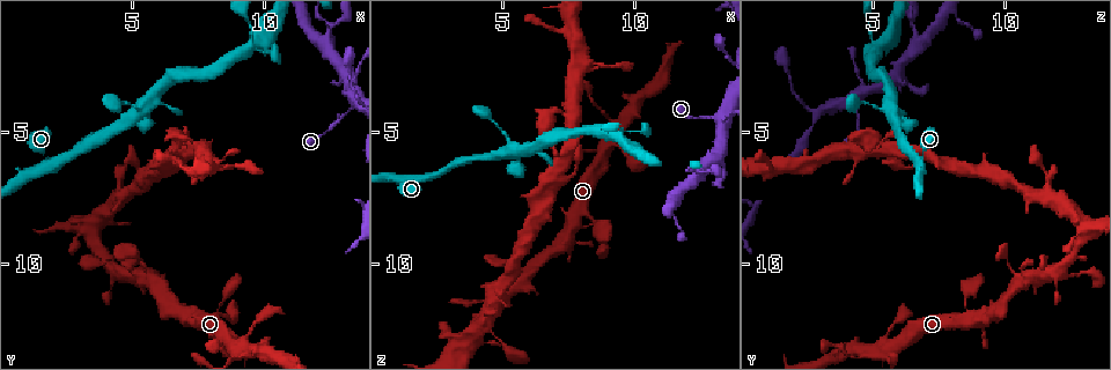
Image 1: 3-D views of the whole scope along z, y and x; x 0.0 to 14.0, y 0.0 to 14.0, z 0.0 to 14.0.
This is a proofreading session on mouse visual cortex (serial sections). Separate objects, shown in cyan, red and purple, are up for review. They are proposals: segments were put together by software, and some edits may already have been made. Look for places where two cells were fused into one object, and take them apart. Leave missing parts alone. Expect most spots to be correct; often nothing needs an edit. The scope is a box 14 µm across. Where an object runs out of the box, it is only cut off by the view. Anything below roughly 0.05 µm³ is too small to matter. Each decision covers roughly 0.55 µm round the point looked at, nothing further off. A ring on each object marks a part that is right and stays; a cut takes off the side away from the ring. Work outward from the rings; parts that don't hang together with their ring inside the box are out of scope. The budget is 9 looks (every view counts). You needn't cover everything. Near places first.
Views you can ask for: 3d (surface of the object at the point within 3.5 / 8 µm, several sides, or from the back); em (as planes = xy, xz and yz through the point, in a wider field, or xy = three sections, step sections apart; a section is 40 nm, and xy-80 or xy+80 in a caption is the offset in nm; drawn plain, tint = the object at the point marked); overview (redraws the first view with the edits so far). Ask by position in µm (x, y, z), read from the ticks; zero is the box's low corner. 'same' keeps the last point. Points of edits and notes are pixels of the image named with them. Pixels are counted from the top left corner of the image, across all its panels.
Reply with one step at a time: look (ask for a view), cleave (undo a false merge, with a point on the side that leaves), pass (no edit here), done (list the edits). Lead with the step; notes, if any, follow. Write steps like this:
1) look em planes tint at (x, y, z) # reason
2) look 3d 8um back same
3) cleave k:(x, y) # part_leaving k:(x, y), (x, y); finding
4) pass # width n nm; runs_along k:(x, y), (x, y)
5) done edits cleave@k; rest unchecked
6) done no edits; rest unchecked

look 3d 3.5um at (4.5, 10.4, 12.1) # small branch off a trunk

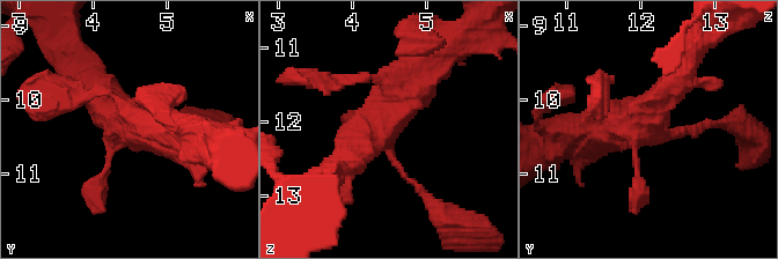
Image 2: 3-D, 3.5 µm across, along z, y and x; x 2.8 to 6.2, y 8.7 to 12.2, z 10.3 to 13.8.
look em xy step 1 tint at (4.45, 10.40, 12.25) # now the EM

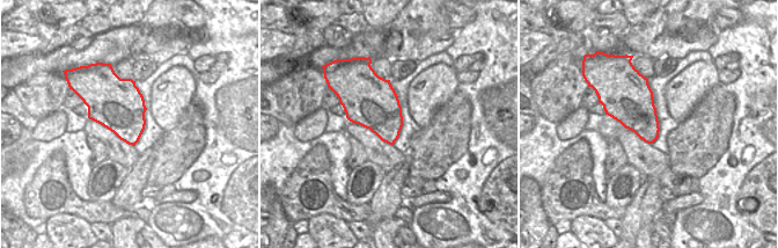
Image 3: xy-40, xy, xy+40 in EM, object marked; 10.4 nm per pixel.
pass # runs_along 2:(427, 69), (338, 168); all the same cell

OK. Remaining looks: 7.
look 3d 3.5um at (6.6, 6.2, 7.8) # side arm on a straight run

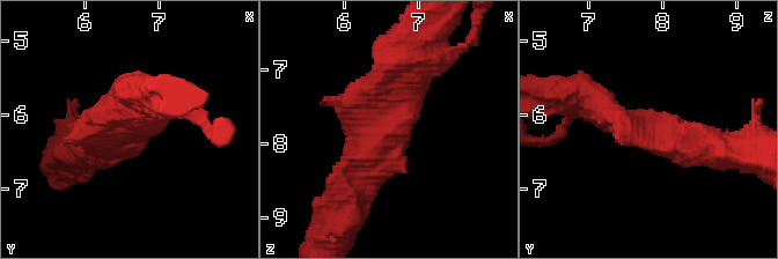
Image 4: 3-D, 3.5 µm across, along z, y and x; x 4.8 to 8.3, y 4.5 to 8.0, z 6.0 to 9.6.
look em xy step 3 tint at (6.60, 6.15, 7.85)

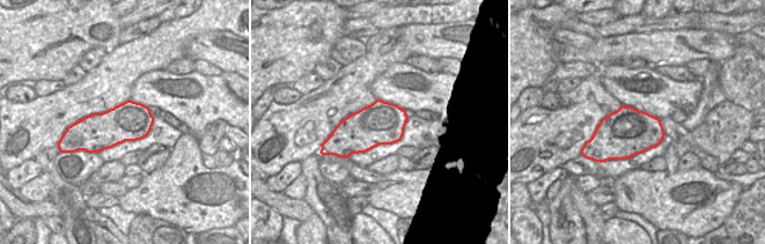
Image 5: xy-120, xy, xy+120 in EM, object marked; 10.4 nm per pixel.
pass # runs_along 4:(357, 190), (399, 121), (410, 65); continuous, no second cell

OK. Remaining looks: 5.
look 3d 3.5um back at (7.6, 6.4, 1.3) # two arms in line, one across

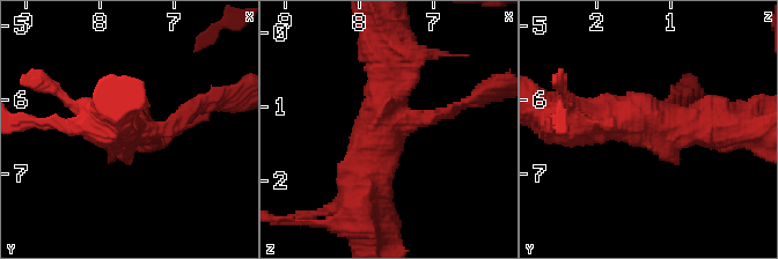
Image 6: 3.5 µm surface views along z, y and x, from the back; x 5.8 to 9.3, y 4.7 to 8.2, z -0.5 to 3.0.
pass # runs_along 6:(359, 200), (395, 61); all the same cell

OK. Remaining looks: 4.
look 3d 3.5um at (13.3, 4.0, 4.4) # abrupt turn

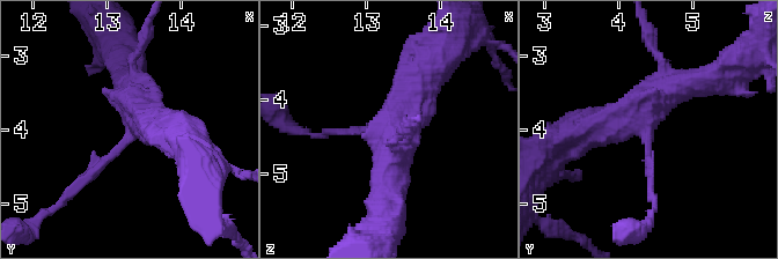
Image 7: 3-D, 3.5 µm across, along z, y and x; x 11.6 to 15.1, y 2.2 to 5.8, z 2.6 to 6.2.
look em planes tint at (13.35, 4.05, 4.40) # arms 3; arm_widths 100, 450, 500 nm

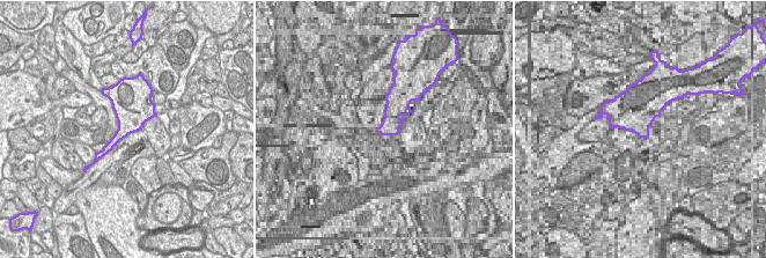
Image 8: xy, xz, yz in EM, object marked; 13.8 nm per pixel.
pass # runs_along 7:(78, 190), (138, 130), (131, 83); all the same cell

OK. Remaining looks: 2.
done no edits; rest unchecked

